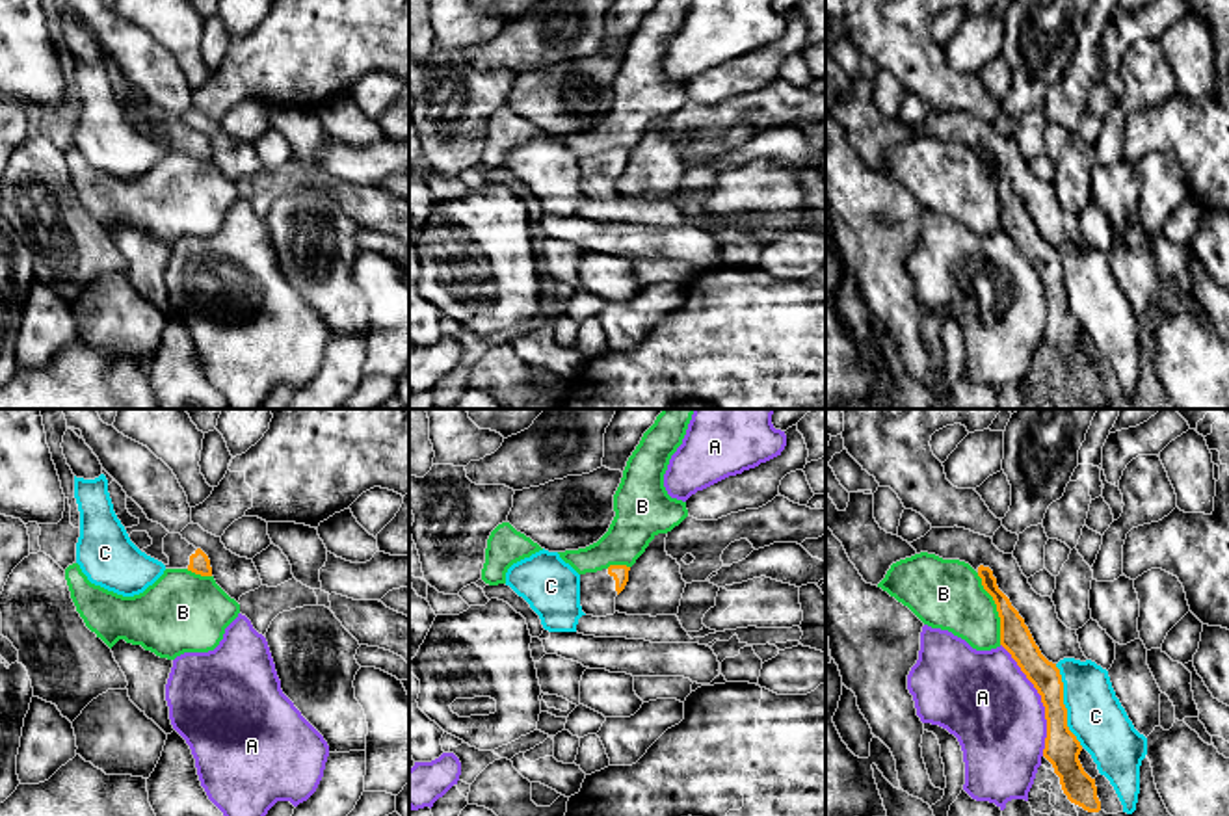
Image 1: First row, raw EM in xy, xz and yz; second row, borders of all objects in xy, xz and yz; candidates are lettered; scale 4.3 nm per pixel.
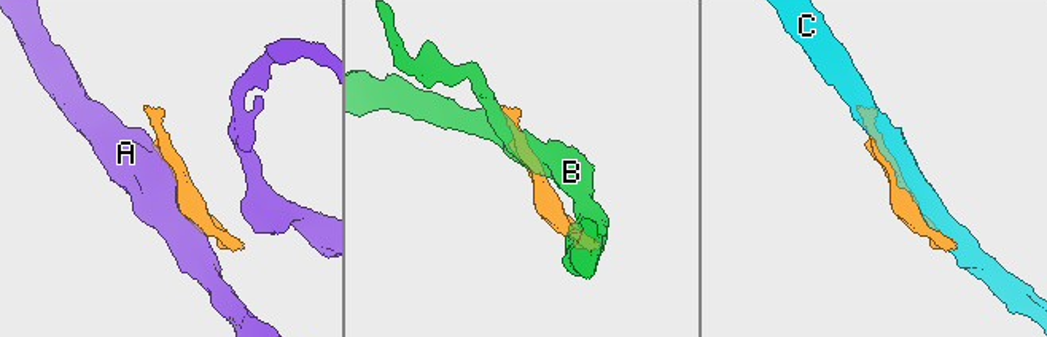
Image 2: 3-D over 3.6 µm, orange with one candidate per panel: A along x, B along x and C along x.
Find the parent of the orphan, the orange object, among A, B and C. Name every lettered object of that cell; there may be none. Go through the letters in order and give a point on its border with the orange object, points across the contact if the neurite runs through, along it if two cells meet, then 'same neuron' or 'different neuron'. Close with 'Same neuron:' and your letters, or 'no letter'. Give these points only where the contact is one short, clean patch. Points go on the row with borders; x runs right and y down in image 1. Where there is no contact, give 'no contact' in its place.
A: meets orange in yz at (1042, 699); different neuron
B: meets orange in yz at (997, 608); different neuron
C: meets orange in yz at (1064, 705); different neuron
Same neuron: no letter

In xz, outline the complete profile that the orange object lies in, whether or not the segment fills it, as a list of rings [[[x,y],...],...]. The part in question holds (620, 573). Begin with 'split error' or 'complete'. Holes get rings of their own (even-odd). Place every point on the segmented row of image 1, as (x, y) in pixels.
split error | [[[610,565],[597,573],[580,574],[580,606],[586,615],[606,617],[615,613],[615,597],[628,582],[627,565]]]

